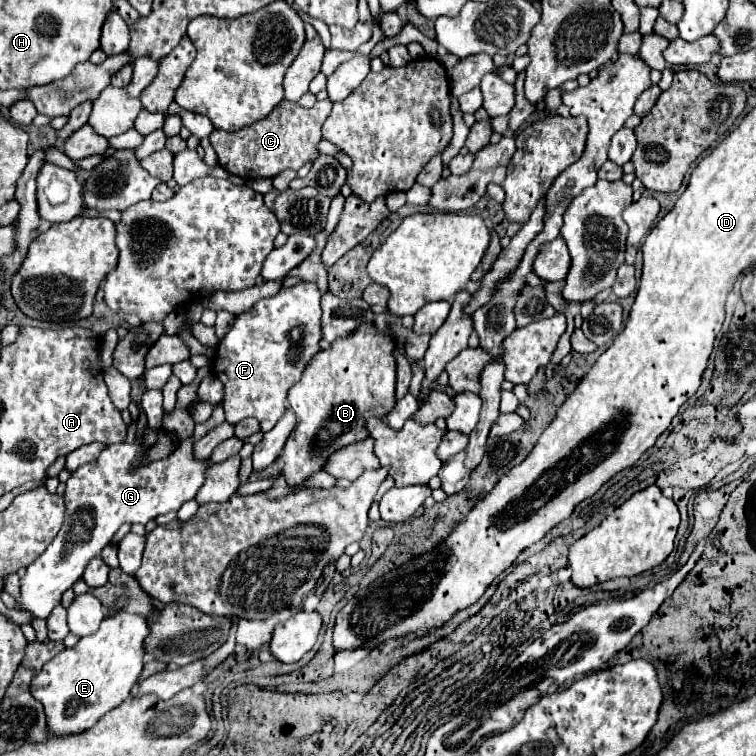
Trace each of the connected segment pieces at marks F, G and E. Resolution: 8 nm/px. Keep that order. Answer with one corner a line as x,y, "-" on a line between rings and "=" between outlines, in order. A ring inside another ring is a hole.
301,281
291,289
281,289
275,297
261,299
255,307
243,315
235,317
231,331
219,341
215,355
211,359
211,373
225,387
225,419
229,423
239,423
241,419
253,417
261,423
261,431
271,431
275,423
283,417
287,391
301,379
307,363
321,351
321,293
315,283
=
145,427
143,439
135,439
131,443
107,445
95,463
87,463
87,465
79,467
75,473
71,473
71,477
65,485
65,495
63,495
65,497
65,523
63,523
61,531
57,533
57,537
53,539
53,543
45,549
45,553
39,555
35,559
35,563
31,563
27,567
27,577
21,577
21,599
19,599
21,609
31,611
33,617
37,617
37,619
47,619
51,609
61,601
61,595
67,589
71,589
77,579
81,579
87,563
93,557
97,557
105,545
111,543
111,537
117,533
117,529
123,523
145,525
147,521
151,521
167,511
177,511
185,501
189,501
197,495
201,485
205,483
207,469
213,465
211,459
195,457
195,453
193,453
195,439
191,435
191,437
183,439
181,443
177,443
177,447
169,453
169,457
149,461
147,455
155,447
157,437
159,437
159,431
151,431
149,427
-
135,461
139,461
137,467
133,465
=
119,609
111,617
103,619
97,633
81,637
75,647
61,651
57,657
43,665
39,675
35,675
31,687
35,699
39,699
45,707
51,735
85,731
131,695
131,689
143,671
143,643
147,635
147,617

